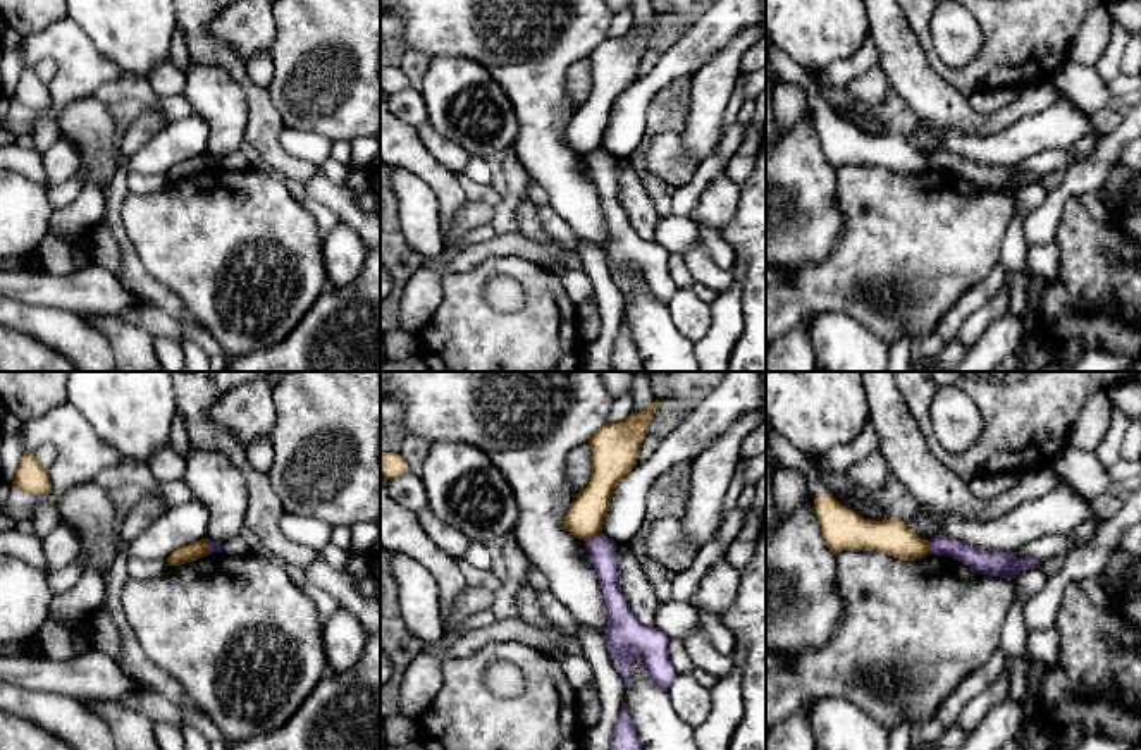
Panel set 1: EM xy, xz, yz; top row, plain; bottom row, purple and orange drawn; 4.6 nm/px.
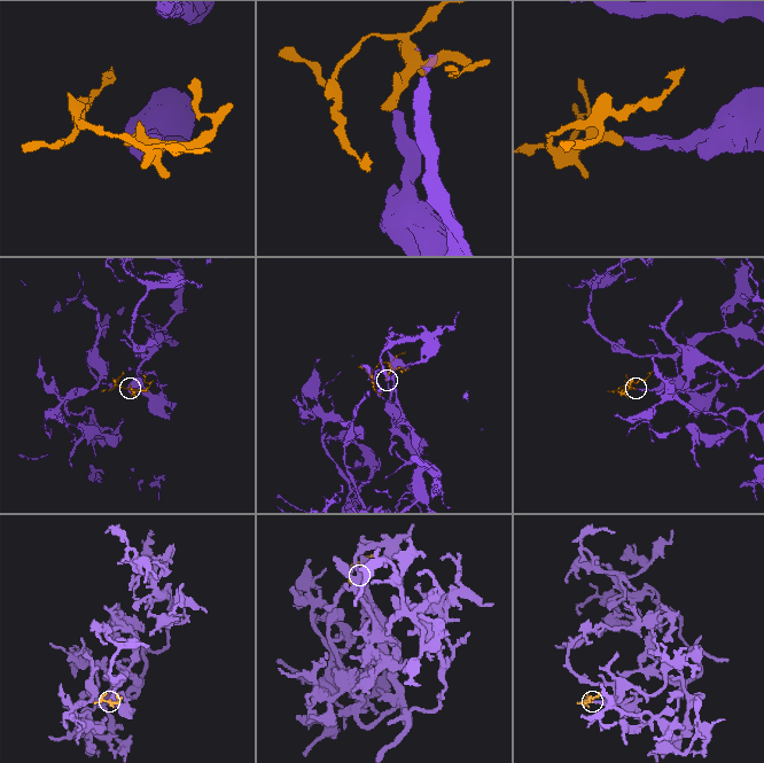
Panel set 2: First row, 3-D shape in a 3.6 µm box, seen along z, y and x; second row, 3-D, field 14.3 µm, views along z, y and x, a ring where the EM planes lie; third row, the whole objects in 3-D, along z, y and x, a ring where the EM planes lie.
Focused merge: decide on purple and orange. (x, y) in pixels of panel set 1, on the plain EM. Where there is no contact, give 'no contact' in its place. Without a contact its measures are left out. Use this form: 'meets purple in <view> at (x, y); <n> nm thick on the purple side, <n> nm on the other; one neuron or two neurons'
meets purple in xz at (594, 150); 130 nm thick on the purple side, 180 nm on the other; two neurons

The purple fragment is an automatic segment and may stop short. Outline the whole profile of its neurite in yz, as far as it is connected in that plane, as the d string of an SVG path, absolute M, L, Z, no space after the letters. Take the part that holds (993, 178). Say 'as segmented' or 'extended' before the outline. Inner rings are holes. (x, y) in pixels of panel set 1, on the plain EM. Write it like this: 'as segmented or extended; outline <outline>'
as segmented; outline M941 148L929 155L929 165L934 170L950 170L959 174L978 188L1008 194L1014 194L1024 186L1039 182L1041 177L1034 174L1019 174L1015 167L979 165Z

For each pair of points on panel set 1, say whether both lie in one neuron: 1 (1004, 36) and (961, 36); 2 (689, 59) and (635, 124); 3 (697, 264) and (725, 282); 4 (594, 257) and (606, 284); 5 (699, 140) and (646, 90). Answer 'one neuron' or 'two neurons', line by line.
1: two neurons
2: one neuron
3: one neuron
4: one neuron
5: two neurons

